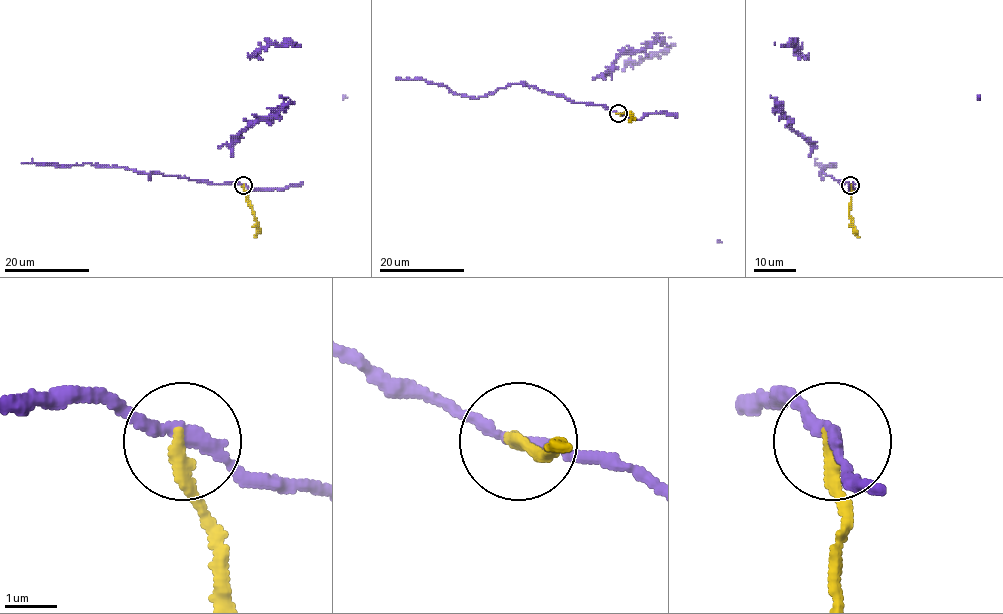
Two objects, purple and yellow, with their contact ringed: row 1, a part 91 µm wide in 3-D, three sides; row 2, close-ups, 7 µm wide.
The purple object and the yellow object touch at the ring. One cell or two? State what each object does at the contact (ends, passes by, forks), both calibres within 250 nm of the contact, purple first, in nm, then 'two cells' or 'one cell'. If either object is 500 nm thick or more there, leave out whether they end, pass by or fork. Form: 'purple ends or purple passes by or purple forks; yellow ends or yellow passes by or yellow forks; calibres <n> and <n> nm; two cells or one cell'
purple passes by; yellow ends; calibres 240 and 280 nm; two cells

